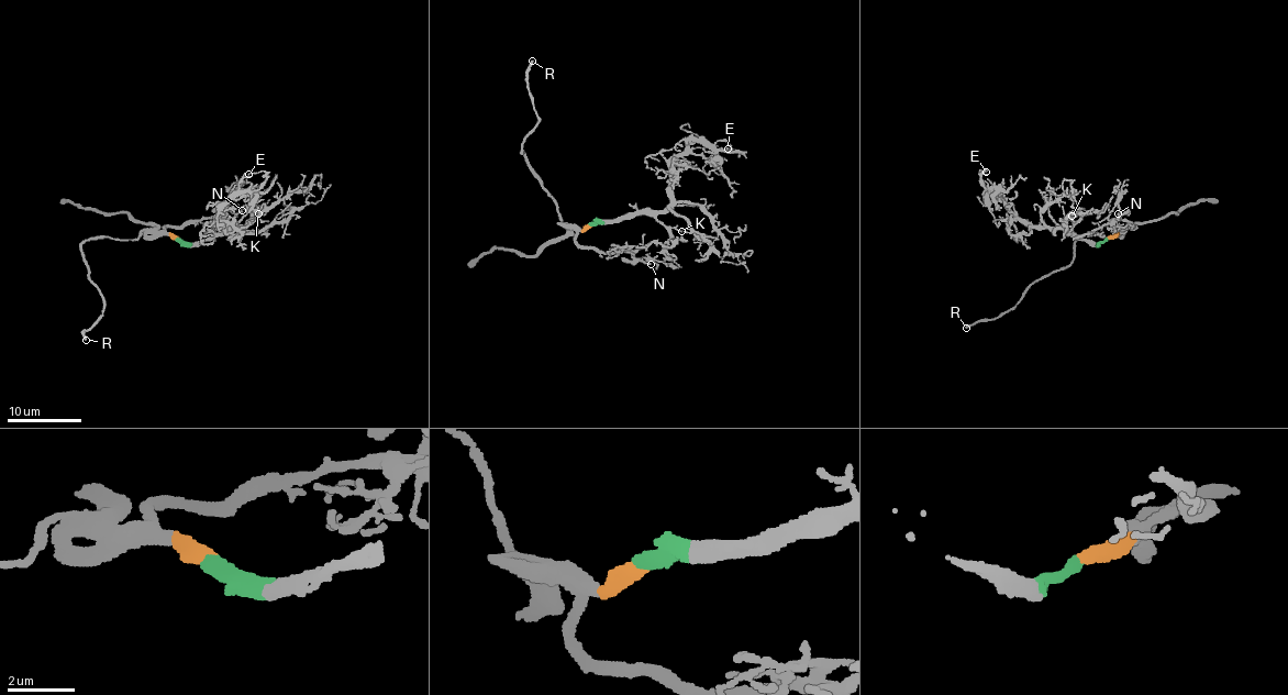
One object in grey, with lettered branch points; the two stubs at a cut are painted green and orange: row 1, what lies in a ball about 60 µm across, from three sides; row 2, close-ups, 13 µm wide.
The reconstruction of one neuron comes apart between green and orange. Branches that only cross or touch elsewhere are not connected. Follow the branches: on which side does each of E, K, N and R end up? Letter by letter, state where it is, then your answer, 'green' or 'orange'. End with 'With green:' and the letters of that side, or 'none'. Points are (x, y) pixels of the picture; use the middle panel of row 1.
E: place (728, 149); green
K: place (681, 231); green
N: place (651, 264); orange
R: place (532, 61); orange
With green: E, K

